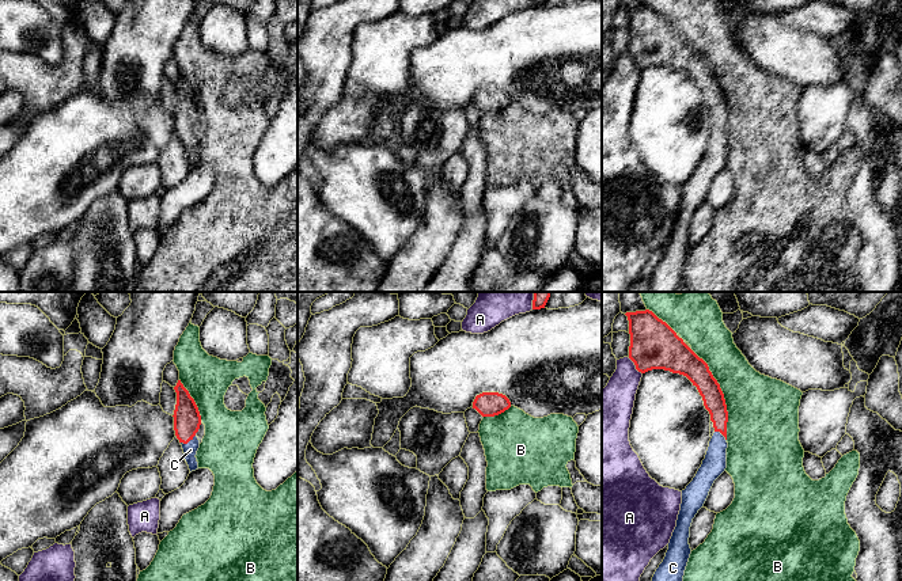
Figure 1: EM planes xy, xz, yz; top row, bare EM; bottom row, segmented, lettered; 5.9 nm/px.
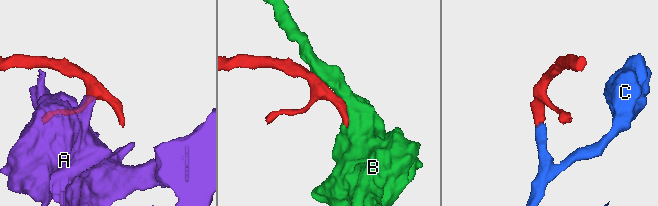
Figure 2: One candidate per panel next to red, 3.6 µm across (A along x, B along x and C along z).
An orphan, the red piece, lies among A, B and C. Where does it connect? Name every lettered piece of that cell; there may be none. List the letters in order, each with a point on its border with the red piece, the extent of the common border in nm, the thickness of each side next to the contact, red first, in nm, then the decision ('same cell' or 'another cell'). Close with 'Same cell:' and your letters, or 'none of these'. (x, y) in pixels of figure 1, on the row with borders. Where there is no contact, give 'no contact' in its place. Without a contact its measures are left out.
A: yz (635, 364) | 130 nm | 280/220 nm | another cell
B: yz (723, 394) | 600 nm | 150/400 nm | another cell
C: xy (188, 441) | 100 nm | 160/80 nm | same cell
Same cell: C

